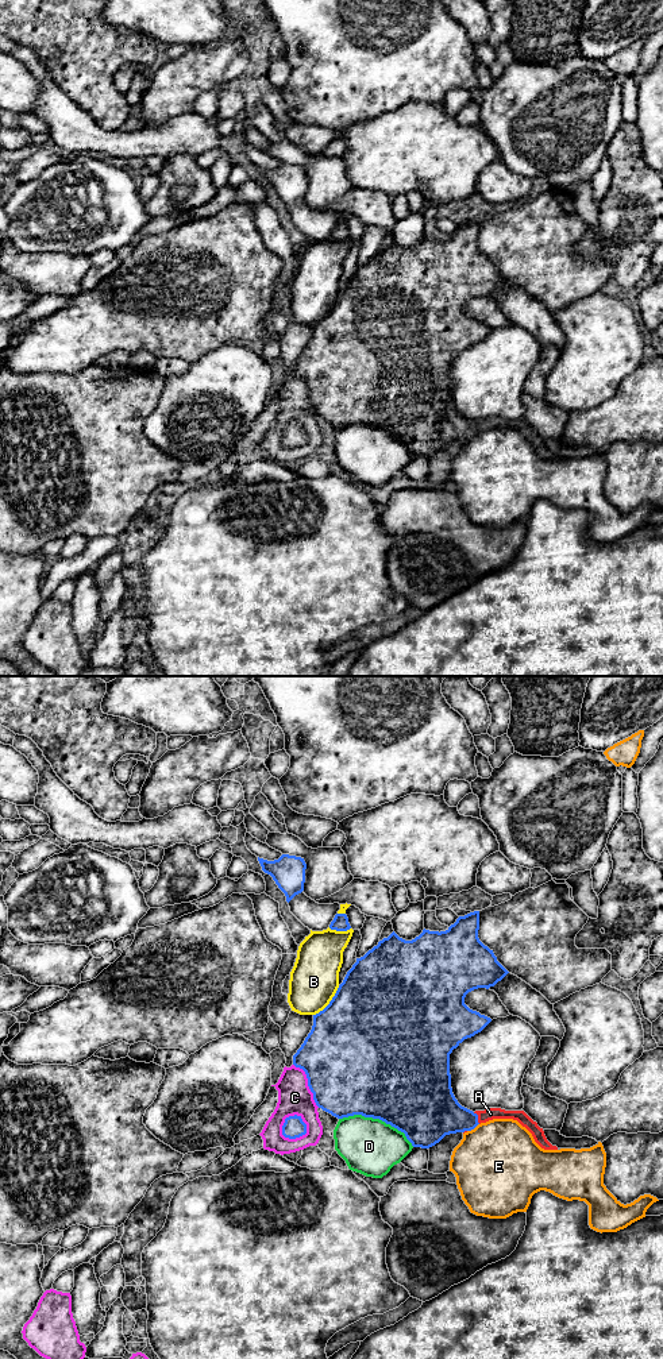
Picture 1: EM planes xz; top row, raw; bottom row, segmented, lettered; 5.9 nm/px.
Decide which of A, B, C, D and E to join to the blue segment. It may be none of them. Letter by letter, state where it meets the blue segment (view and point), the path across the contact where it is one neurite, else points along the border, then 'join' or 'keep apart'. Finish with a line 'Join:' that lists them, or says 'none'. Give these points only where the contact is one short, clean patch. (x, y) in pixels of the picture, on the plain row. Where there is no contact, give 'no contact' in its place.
A: contact xz (477, 427); way xz (435, 423), (450, 427), (477, 427), (490, 423); join
B: contact xz (330, 311); keep apart
C: contact xz (297, 446); keep apart
D: contact xz (378, 427); keep apart
E: contact xz (473, 437); keep apart
Join: A

